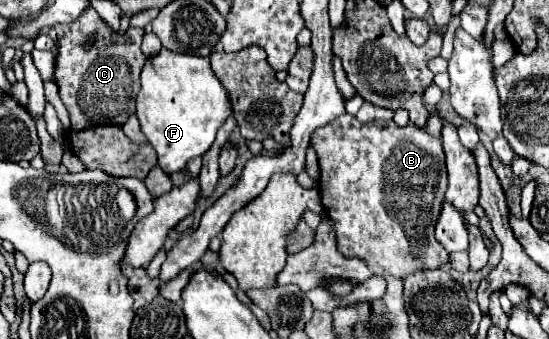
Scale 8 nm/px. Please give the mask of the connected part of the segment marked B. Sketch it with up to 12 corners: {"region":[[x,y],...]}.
{"region":[[346,112],[316,128],[338,250],[440,268],[440,138]]}

